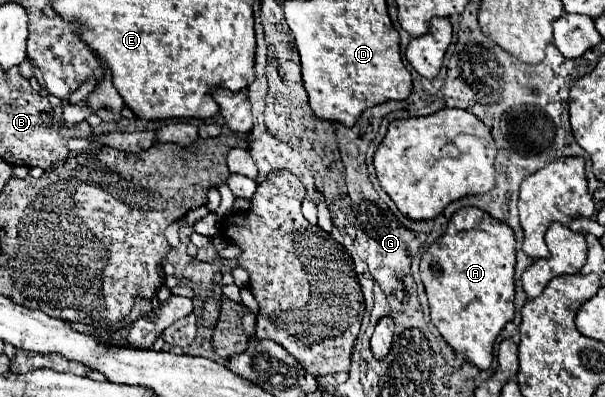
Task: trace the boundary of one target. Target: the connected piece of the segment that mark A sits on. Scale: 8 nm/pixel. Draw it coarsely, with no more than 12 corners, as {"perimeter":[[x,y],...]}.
{"perimeter":[[456,211],[420,261],[430,319],[478,369],[514,319],[514,231]]}

